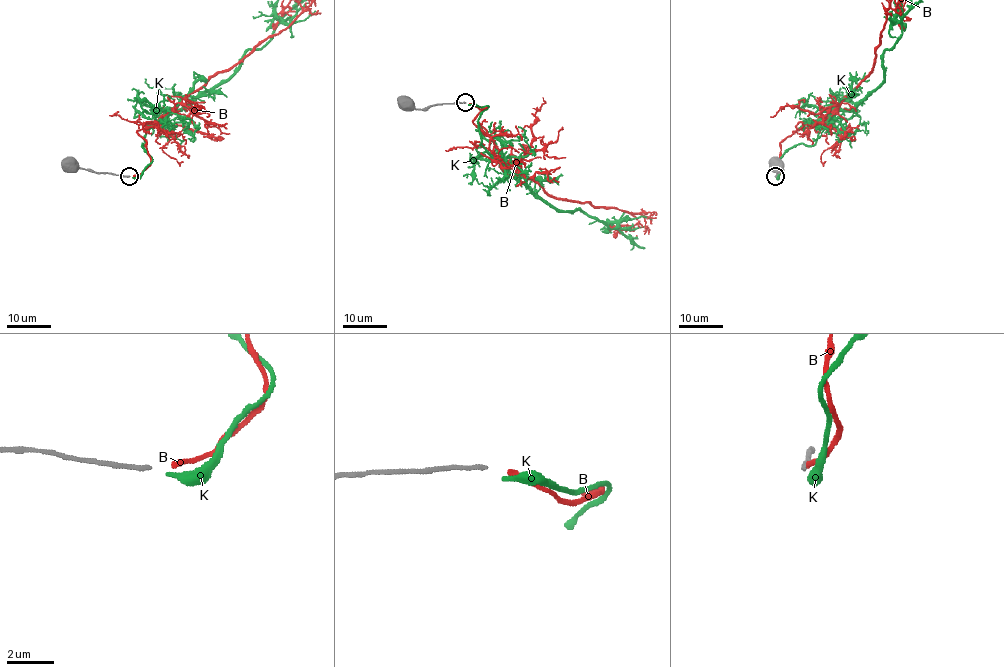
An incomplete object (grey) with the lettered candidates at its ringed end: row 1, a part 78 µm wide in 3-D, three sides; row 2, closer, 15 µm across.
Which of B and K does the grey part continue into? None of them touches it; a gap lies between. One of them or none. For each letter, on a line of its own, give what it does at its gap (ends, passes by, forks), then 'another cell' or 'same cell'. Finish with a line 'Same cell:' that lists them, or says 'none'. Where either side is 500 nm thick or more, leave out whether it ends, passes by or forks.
B: it ends there; same cell
K: it ends there; another cell
Same cell: B

